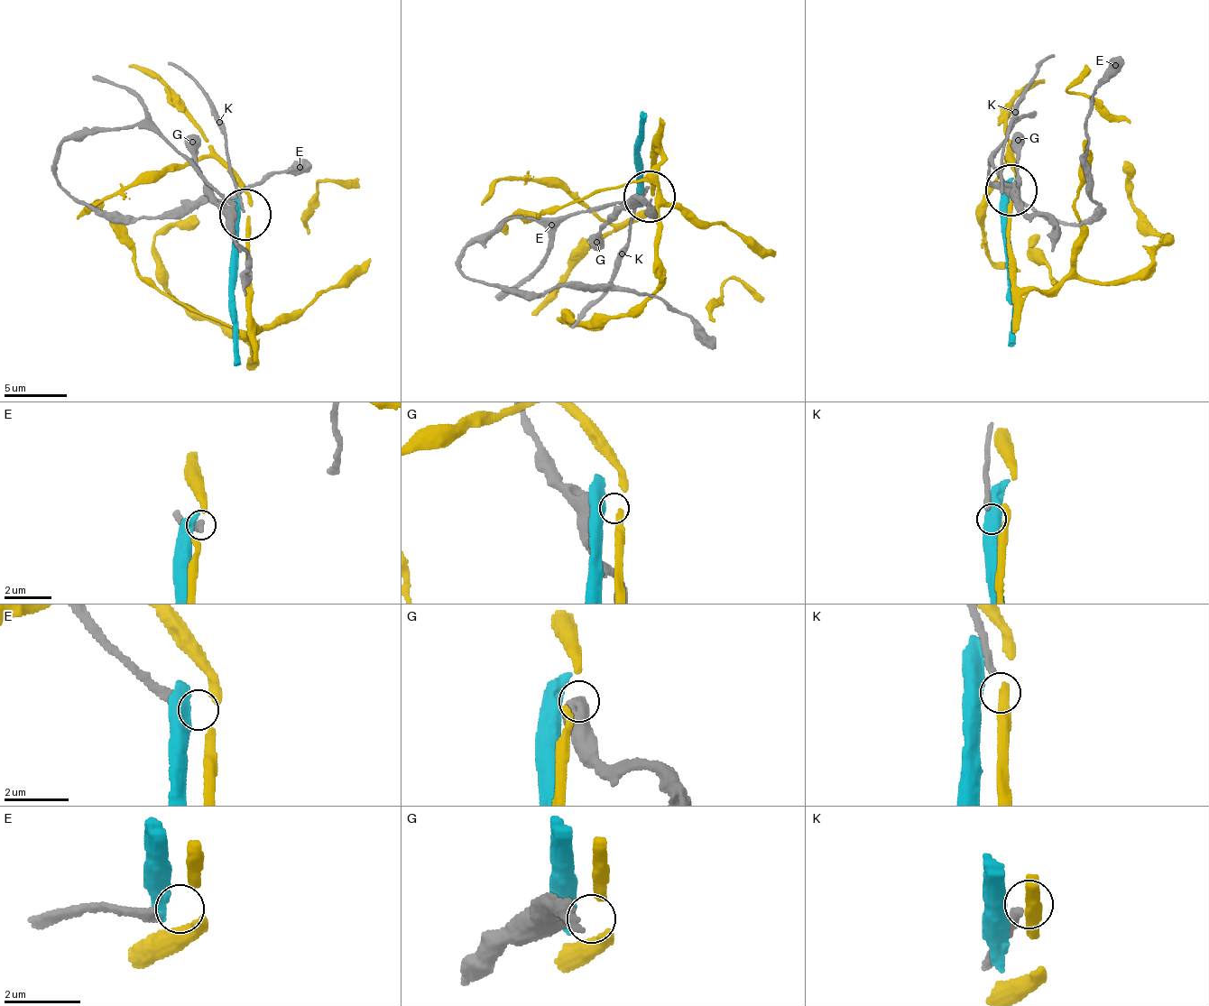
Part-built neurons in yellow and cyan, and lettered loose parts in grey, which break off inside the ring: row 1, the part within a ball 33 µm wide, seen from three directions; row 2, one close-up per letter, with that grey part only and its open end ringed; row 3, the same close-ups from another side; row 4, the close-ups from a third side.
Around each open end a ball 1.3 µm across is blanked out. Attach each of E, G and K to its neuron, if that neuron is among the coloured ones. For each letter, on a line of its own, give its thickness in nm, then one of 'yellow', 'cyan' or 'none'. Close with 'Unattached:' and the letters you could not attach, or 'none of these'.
E: 280 nm | none
G: 500 nm | none
K: 240 nm | none
Unattached: E, G, K

